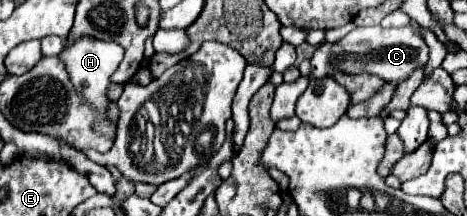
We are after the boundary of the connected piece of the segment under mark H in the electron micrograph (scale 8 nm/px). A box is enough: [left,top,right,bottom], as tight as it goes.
[61,37,123,111]

